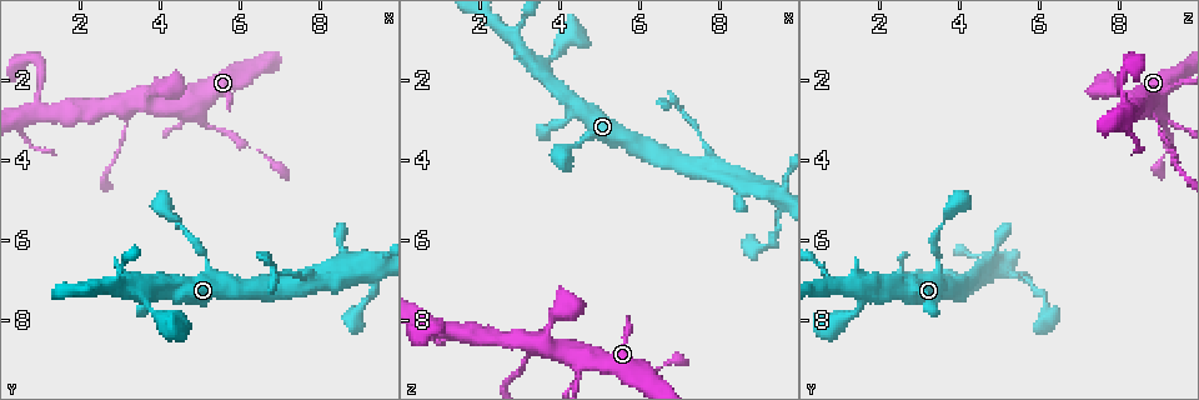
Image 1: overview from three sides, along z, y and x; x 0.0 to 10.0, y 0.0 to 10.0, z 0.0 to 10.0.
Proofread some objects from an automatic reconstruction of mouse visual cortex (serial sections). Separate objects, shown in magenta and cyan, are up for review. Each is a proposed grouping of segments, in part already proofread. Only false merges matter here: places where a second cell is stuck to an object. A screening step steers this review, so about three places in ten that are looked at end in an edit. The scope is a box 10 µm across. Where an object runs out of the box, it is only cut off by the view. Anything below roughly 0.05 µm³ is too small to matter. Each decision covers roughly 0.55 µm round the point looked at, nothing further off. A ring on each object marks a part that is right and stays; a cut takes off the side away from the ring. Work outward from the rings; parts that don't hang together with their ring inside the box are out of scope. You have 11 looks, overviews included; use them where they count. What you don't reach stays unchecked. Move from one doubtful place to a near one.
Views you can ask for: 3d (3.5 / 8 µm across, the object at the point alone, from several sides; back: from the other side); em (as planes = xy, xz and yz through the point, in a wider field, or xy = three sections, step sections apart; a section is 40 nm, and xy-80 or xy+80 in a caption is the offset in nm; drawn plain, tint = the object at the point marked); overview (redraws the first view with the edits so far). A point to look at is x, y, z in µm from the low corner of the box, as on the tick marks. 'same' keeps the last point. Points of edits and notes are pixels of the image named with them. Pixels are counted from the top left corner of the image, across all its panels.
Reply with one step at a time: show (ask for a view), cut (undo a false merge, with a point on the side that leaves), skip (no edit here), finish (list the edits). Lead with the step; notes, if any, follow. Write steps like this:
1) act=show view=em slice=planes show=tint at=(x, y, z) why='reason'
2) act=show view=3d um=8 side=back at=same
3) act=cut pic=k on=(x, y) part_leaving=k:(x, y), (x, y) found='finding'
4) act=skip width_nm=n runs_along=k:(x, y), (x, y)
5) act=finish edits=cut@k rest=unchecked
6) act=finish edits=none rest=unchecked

act=show view=3d um=3.5 at=(2.85, 7.05, 1.05) why='arms part here'

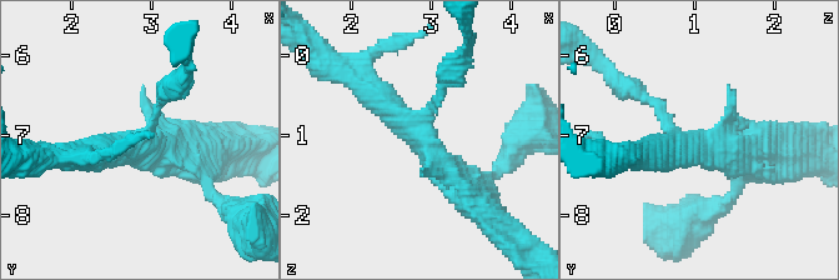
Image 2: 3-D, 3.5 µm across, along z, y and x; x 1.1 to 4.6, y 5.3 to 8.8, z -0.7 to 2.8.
act=show view=em slice=xy step=3 show=tint at=(2.85, 7.10, 1.00) arms=3 arm_widths_nm=150,350,400

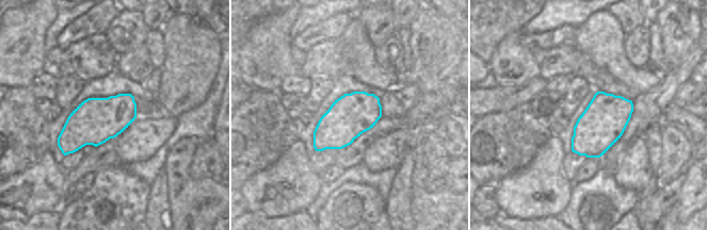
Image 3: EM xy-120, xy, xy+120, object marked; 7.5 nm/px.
act=skip width_nm=320 runs_along=2:(473, 201), (401, 115), (355, 80) found='all the same cell'

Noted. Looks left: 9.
act=show view=3d um=3.5 at=(1.05, 1.70, 8.25) why='sharp bend'

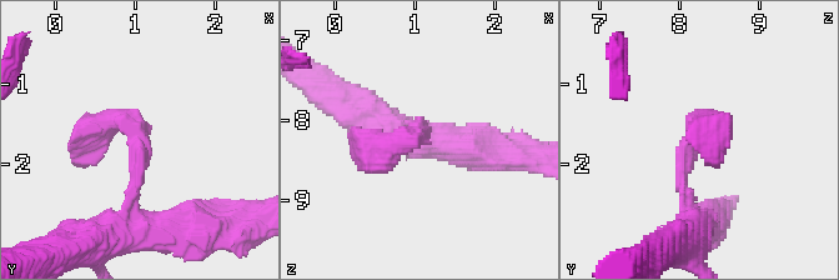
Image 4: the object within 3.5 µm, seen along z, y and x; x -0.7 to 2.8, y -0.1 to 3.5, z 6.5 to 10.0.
act=show view=em slice=xy step=3 show=tint at=(1.05, 1.65, 8.20) arm_widths_nm=150,400

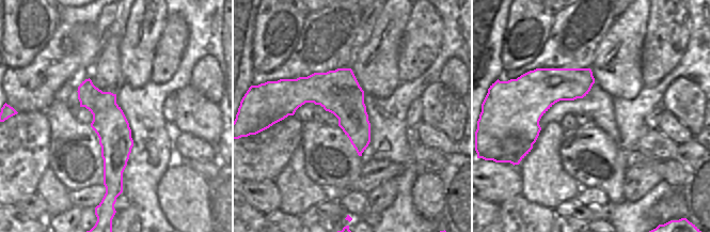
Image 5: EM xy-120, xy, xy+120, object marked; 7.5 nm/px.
act=show view=em slice=xy step=5 show=tint at=same

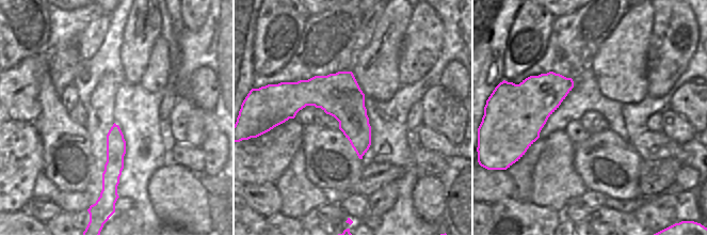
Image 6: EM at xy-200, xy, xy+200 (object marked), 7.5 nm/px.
act=skip width_nm=320 runs_along=6:(115, 127), (114, 183) found='continuous, no second cell'

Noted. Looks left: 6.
act=show view=3d um=3.5 at=(3.20, 3.05, 9.05) why='calibre changes'

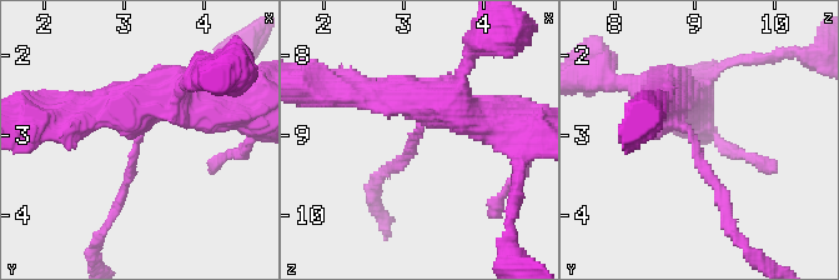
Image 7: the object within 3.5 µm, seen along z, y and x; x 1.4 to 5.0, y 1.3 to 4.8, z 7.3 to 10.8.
act=show view=em slice=xy step=3 show=tint at=(3.20, 3.05, 8.95) arm_widths_nm=150,600

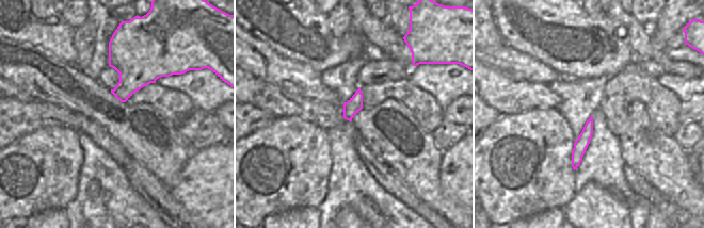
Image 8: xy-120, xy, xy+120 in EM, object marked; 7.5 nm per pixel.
act=cut pic=7 on=(131, 170) part_leaving=7:(139, 139), (131, 178), (100, 235) found='two cells meet here'

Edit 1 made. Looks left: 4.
act=show view=3d um=8 side=back at=(7.60, 7.05, 4.30) why='three-way junction'

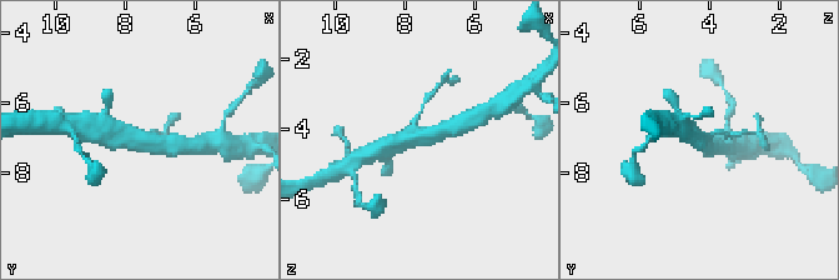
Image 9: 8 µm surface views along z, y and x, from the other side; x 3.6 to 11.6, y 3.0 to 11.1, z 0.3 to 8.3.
act=show view=3d um=3.5 side=back at=same

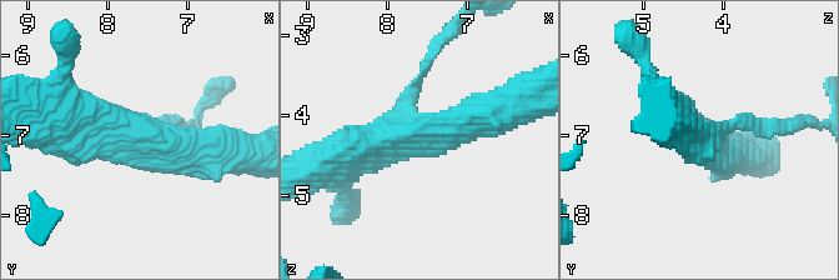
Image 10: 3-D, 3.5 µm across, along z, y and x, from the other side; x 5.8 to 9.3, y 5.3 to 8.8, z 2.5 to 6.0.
act=show view=em slice=xy step=2 show=tint at=(7.60, 7.10, 4.20) arms=3 arm_widths_nm=150,450,450

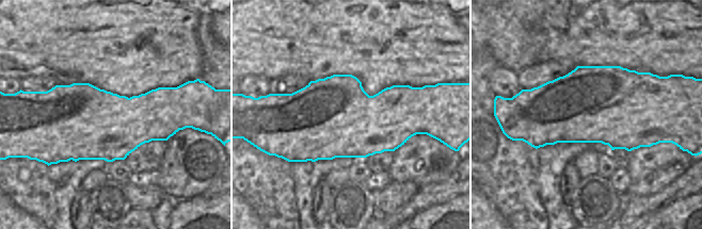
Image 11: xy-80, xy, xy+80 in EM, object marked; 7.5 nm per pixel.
act=cut pic=10 on=(426, 65) part_leaving=10:(407, 101), (433, 46), (450, 34) found='two cells meet here'

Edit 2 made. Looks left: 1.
act=finish edits=cut@7,cut@10 rest=unchecked

